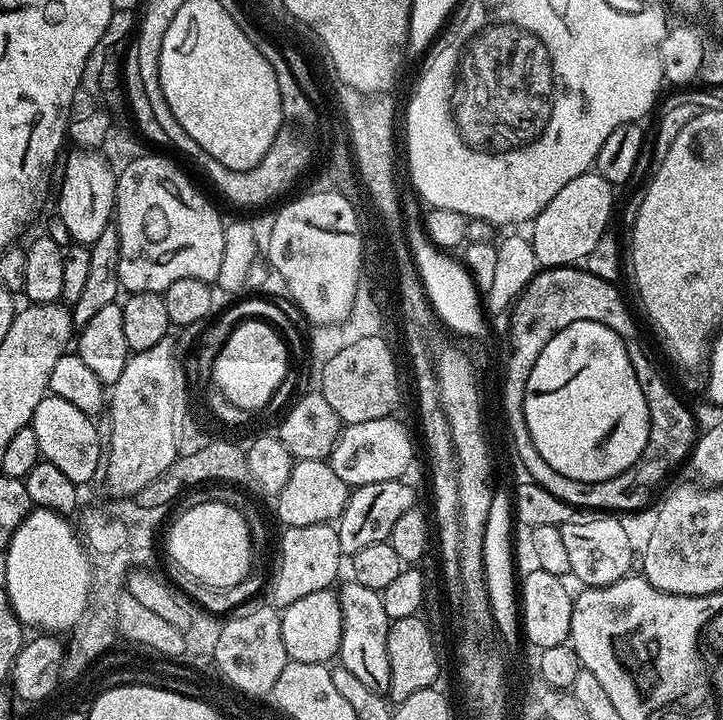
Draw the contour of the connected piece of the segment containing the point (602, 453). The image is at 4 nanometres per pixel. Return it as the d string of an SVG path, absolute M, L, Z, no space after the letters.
M578 321L566 326L564 330L558 331L550 338L550 342L542 349L542 354L538 357L538 362L534 365L534 370L530 373L530 378L526 381L525 390L525 414L526 425L529 426L530 437L534 438L534 446L538 448L539 454L558 472L566 478L581 480L584 483L601 483L604 479L614 478L615 475L622 474L628 468L633 468L640 460L643 448L647 444L648 433L651 430L651 420L647 416L646 397L642 394L642 389L638 386L639 374L634 370L630 362L628 344L626 340L596 321Z

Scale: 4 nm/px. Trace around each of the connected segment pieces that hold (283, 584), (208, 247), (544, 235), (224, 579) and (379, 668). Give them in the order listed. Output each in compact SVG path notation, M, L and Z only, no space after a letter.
M332 524L284 528L281 533L280 561L276 564L276 577L272 580L271 603L283 610L298 602L298 598L306 598L306 594L314 594L323 588L331 589L337 583L342 553L338 546L338 534Z
M145 154L131 163L116 178L116 206L114 227L120 239L118 278L125 293L158 292L163 294L182 278L215 281L222 267L222 238L225 221L220 220L216 208L188 181L188 176L164 156Z
M594 170L583 172L574 182L566 182L554 198L531 221L530 239L534 246L537 265L547 268L579 265L594 250L598 238L609 231L608 219L612 216L613 185L607 184Z
M220 501L203 502L178 516L168 532L168 556L179 571L190 574L208 588L238 586L250 575L254 547L247 522L238 510Z
M351 578L345 580L345 584L341 583L338 588L340 609L344 611L339 663L364 685L370 686L370 690L387 693L390 686L390 658L386 654L386 638L390 621L382 607L382 598L379 592L370 590L370 586L362 586Z

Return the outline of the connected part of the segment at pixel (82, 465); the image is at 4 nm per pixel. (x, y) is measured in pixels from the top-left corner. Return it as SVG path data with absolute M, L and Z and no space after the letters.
M49 394L38 404L30 425L38 437L41 457L58 466L78 486L93 478L104 458L104 444L102 440L100 442L100 434L94 423L96 422L78 407Z

